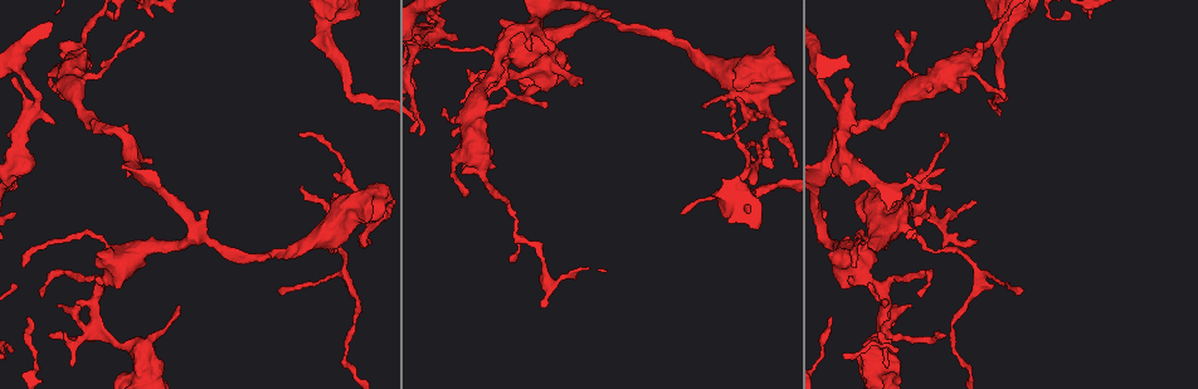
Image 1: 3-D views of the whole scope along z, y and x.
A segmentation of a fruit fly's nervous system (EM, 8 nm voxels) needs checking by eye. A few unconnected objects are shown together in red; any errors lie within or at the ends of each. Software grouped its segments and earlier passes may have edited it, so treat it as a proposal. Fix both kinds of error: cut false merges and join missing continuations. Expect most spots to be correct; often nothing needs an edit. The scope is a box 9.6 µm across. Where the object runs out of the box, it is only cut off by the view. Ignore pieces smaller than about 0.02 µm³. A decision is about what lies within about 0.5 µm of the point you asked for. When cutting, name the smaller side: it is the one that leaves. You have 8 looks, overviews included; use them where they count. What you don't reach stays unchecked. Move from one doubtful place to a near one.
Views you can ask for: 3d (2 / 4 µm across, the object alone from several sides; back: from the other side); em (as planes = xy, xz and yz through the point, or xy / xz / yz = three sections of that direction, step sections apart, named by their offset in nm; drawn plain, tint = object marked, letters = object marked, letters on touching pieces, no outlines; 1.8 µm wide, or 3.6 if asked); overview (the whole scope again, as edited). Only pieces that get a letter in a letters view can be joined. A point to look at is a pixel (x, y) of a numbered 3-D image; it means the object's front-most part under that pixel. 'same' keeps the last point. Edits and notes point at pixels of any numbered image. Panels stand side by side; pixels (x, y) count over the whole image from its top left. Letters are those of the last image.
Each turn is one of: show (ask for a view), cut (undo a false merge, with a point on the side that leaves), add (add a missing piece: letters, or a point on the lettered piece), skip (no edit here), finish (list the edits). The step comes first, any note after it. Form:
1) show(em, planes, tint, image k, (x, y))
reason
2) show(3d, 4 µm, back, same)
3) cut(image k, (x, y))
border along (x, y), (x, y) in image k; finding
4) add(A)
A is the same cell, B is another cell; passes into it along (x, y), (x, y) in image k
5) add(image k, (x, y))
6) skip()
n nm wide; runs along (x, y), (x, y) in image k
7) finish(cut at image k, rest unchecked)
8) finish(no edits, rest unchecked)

show(3d, 4 µm, image 1, (30, 113))
thick turns thin

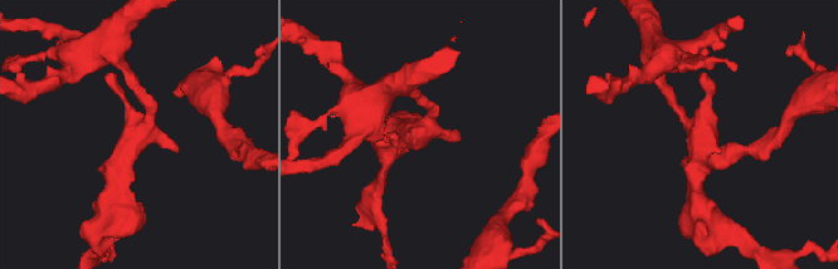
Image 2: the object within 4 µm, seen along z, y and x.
show(em, yz, step 8, tint, image 2, (698, 131))
need the tissue

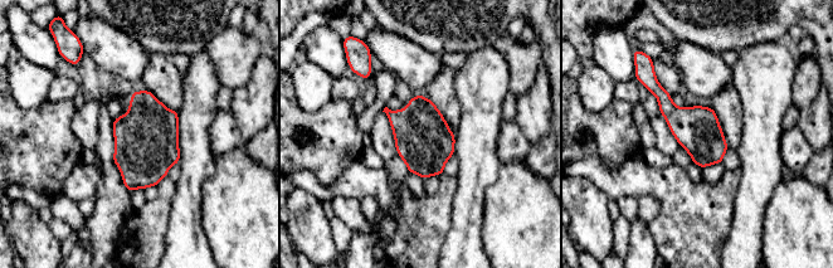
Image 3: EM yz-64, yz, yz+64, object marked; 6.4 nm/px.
show(em, yz, step 8, letters, same)

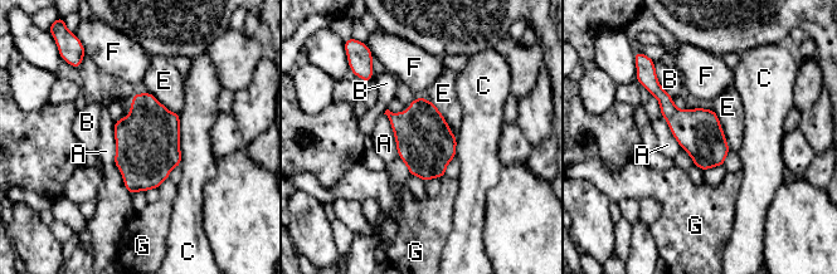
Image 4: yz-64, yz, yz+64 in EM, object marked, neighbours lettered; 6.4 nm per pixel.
skip()
C touches over 340 nm; A, B, C, E, F and G are other cells; border along (424, 98), (438, 109), (456, 137) in image 4; one cell here

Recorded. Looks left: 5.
show(em, planes, plain, image 1, (886, 328))

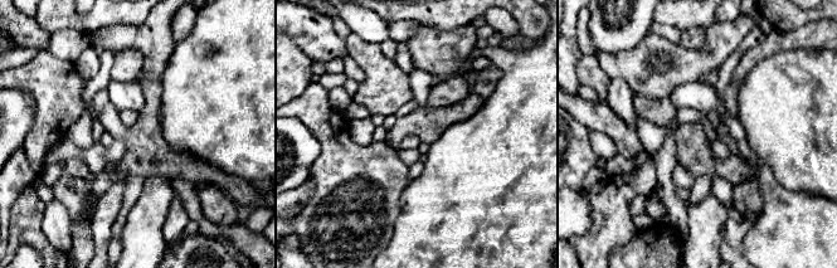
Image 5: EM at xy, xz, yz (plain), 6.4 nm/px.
show(em, planes, tint, same)
where the object lies

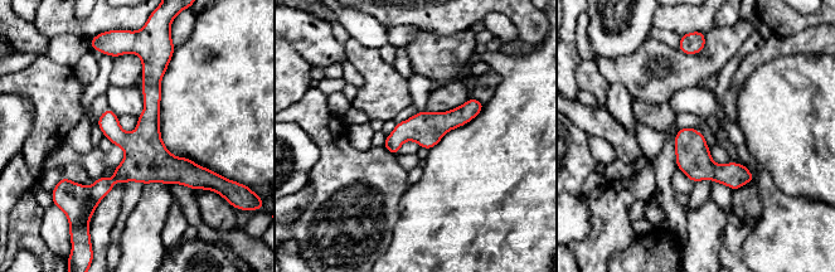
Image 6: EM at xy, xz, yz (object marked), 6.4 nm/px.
show(em, planes, letters, same)

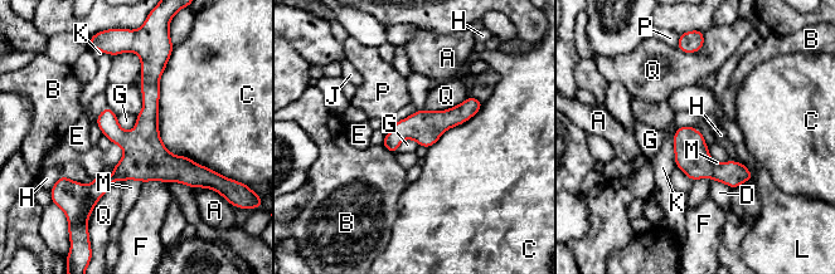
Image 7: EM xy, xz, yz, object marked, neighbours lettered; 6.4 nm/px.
skip()
A, B, C, D, E, F, G, H, J, K, L, M, P and Q are other cells; runs along (146, 60), (142, 148), (93, 199) in image 7; one cell here

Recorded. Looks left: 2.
show(em, planes, tint, image 1, (423, 133))
an open end

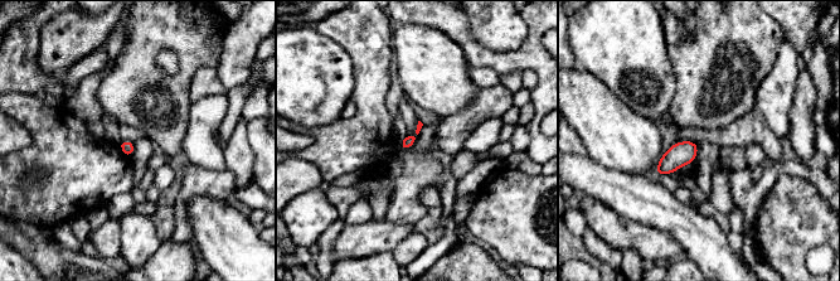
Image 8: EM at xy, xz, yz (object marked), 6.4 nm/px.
show(em, planes, letters, same)
what lies round it

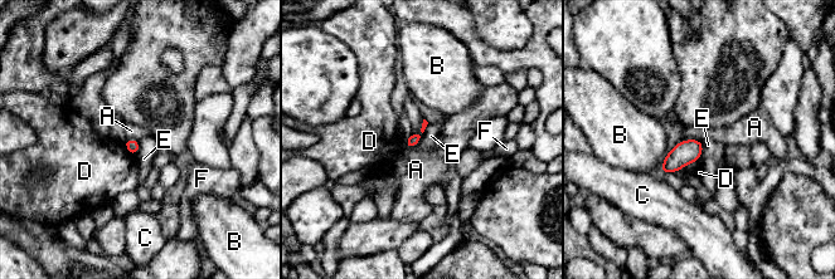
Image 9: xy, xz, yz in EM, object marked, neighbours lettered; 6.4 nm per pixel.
skip()
A, B, C, D, E and F are other cells; border along (418, 133), (417, 142), (408, 146) in image 9; none of them fits

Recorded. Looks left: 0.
finish(no edits, rest unchecked)

